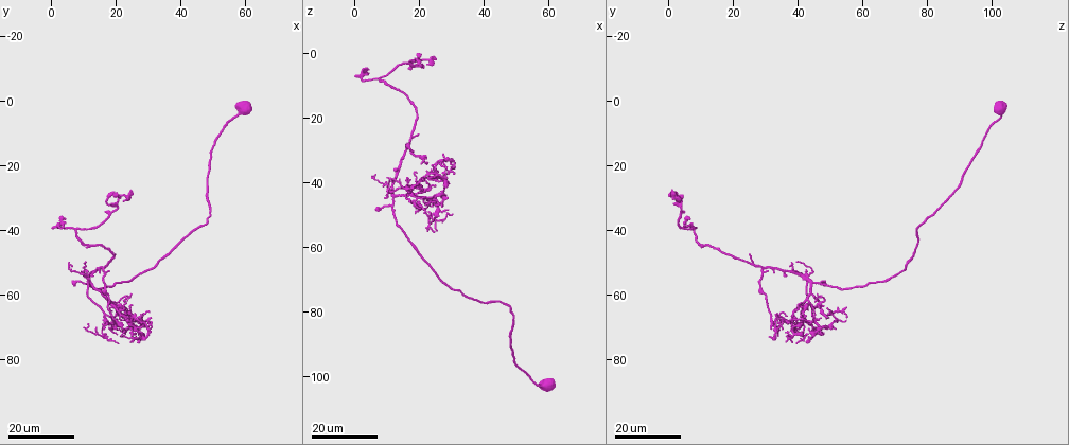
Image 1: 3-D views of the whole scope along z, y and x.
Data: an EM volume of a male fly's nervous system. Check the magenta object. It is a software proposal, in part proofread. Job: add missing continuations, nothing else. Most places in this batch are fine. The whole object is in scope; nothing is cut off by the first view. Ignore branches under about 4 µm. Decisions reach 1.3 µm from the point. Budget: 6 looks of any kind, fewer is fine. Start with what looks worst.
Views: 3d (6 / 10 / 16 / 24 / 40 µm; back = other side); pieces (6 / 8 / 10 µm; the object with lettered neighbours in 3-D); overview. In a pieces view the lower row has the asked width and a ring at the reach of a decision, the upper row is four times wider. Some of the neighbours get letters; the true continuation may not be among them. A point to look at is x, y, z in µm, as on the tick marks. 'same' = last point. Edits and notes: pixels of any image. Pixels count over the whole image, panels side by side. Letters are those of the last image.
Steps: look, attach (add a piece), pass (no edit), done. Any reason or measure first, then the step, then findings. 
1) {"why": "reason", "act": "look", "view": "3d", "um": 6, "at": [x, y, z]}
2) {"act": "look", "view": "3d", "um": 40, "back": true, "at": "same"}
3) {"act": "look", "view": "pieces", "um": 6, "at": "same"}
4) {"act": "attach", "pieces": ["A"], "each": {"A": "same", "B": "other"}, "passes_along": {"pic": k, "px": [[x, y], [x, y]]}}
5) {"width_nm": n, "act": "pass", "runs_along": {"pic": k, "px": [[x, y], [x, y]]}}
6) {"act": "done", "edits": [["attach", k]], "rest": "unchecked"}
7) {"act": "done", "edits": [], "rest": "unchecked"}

{"why": "an open end", "act": "look", "view": "3d", "um": 16, "at": [18.0, 52.5, 30.5]}

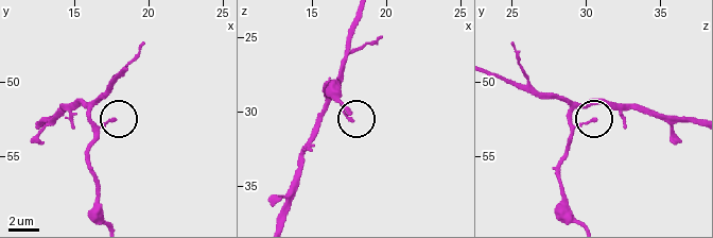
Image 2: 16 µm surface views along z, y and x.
{"why": "see the neighbours", "act": "look", "view": "pieces", "um": 10, "at": [17.6, 52.4, 30.6]}

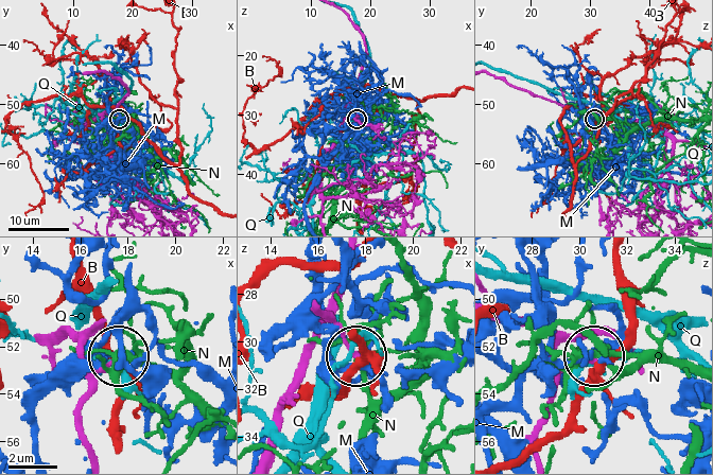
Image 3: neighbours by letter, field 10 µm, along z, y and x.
{"act": "pass", "each": {"B": "other", "M": "other", "N": "other", "Q": "other"}, "found": "no lettered piece goes on from it"}

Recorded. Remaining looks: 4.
{"why": "end of a long branch", "act": "look", "view": "3d", "um": 24, "at": [24.5, 27.5, 1.5]}

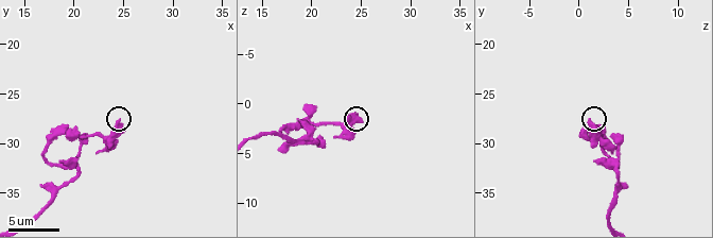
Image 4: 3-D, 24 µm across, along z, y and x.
{"act": "look", "view": "pieces", "um": 6, "at": [24.4, 27.4, 1.0]}

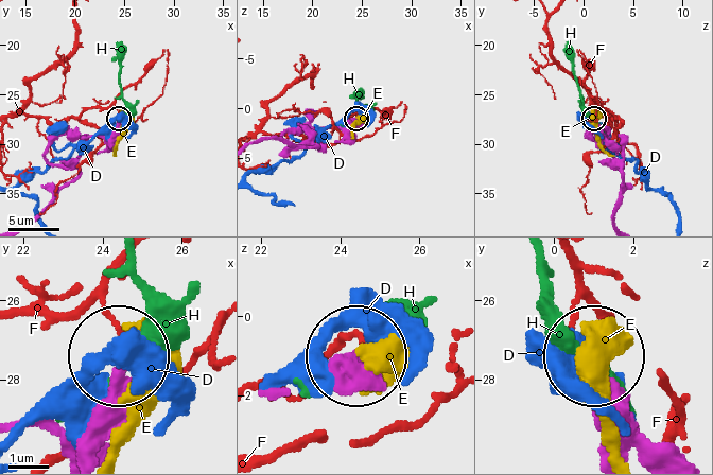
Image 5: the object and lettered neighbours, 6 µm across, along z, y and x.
{"act": "pass", "each": {"D": "other", "E": "other", "F": "other", "H": "other"}, "found": "none of them fits"}

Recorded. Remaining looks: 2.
{"why": "branch stops here", "act": "look", "view": "3d", "um": 16, "at": [7.5, 57.5, 48.5]}

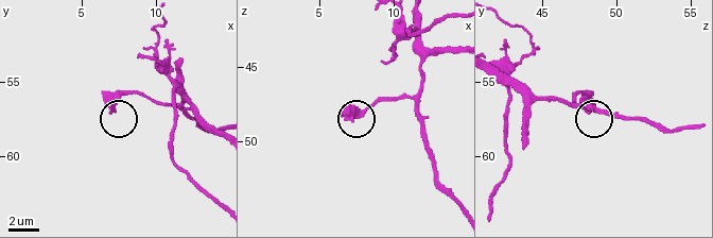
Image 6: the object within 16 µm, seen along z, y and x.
{"act": "look", "view": "pieces", "um": 8, "at": [7.2, 57.0, 48.6]}

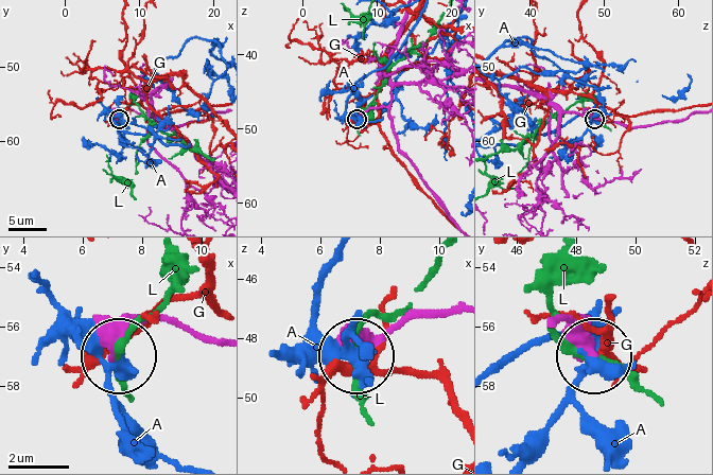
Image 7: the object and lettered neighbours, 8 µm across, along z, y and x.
{"act": "pass", "each": {"A": "other", "G": "other", "L": "other"}, "found": "no lettered piece goes on from it"}

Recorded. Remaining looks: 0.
{"act": "done", "edits": [], "rest": "unchecked"}

